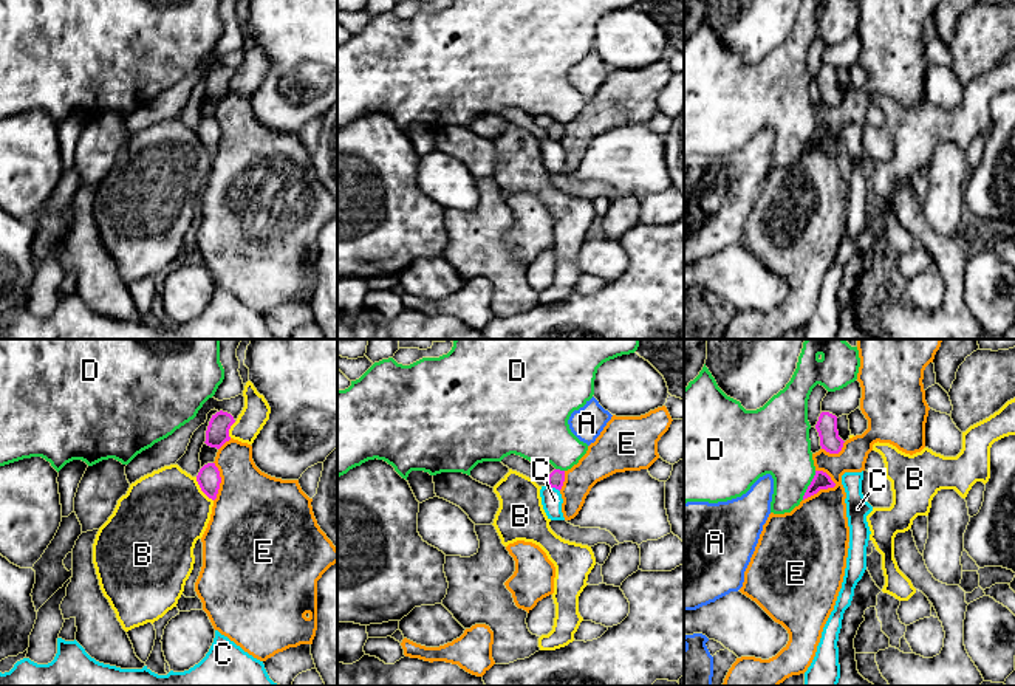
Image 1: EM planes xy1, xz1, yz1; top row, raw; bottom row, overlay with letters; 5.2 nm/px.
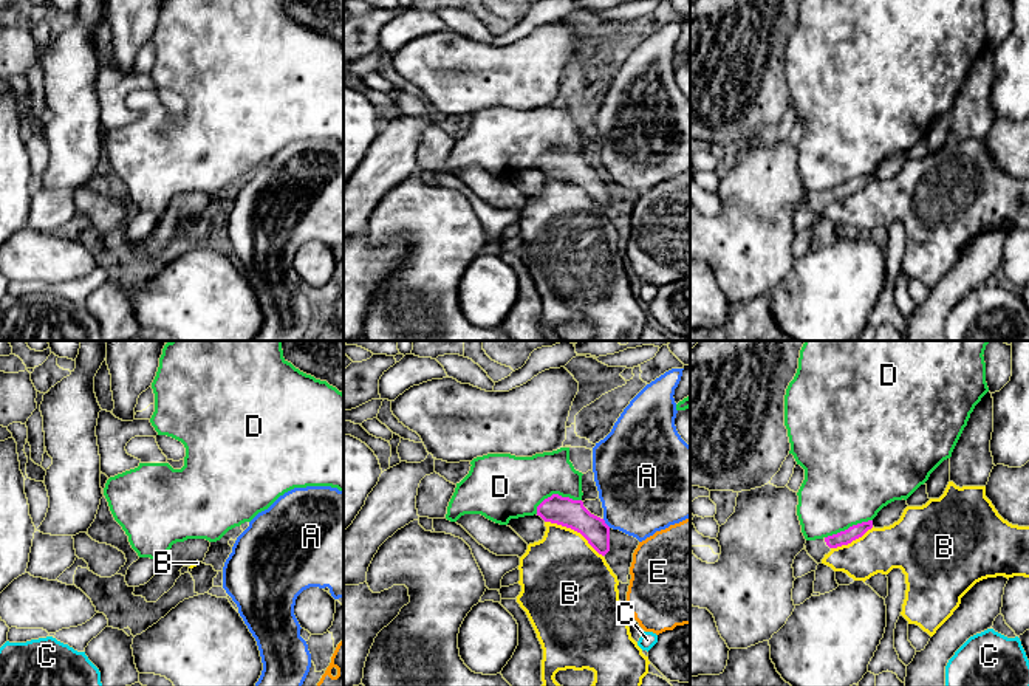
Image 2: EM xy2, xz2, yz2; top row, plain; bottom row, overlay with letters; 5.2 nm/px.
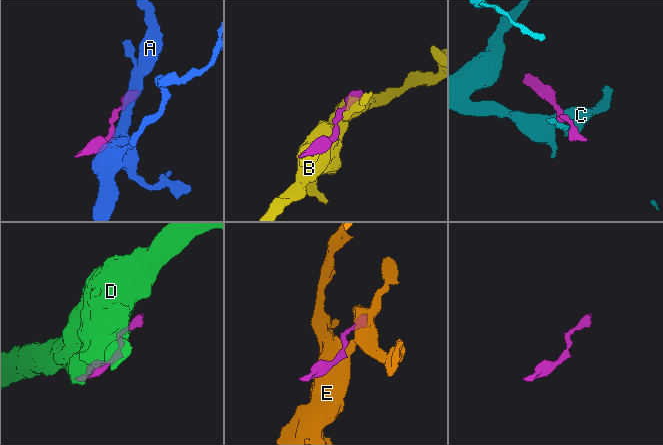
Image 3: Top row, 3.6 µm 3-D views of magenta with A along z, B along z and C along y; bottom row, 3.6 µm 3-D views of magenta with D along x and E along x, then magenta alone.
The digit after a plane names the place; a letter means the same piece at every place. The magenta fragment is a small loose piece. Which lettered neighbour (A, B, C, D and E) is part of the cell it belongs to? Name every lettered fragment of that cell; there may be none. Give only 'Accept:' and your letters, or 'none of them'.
Accept: none of them

